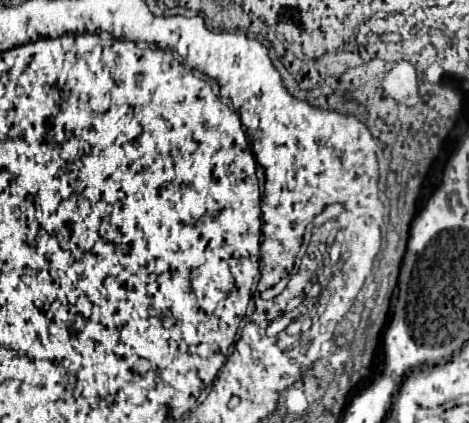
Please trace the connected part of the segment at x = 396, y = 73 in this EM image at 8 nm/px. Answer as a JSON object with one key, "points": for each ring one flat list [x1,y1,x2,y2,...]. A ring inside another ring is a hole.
{"points":[[397,62,383,78,383,92,391,96,395,102,405,106,415,106,419,102,417,94,417,72,411,62]]}

